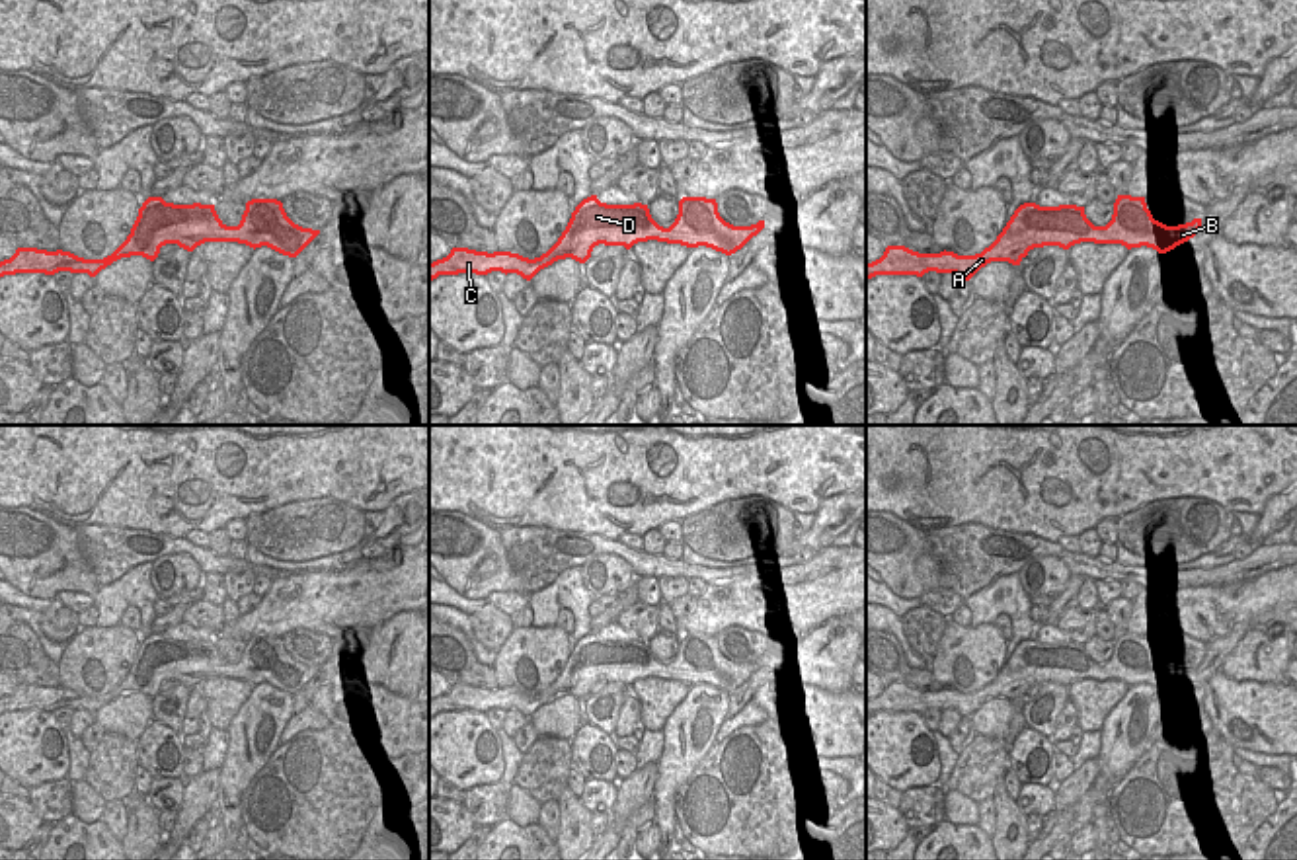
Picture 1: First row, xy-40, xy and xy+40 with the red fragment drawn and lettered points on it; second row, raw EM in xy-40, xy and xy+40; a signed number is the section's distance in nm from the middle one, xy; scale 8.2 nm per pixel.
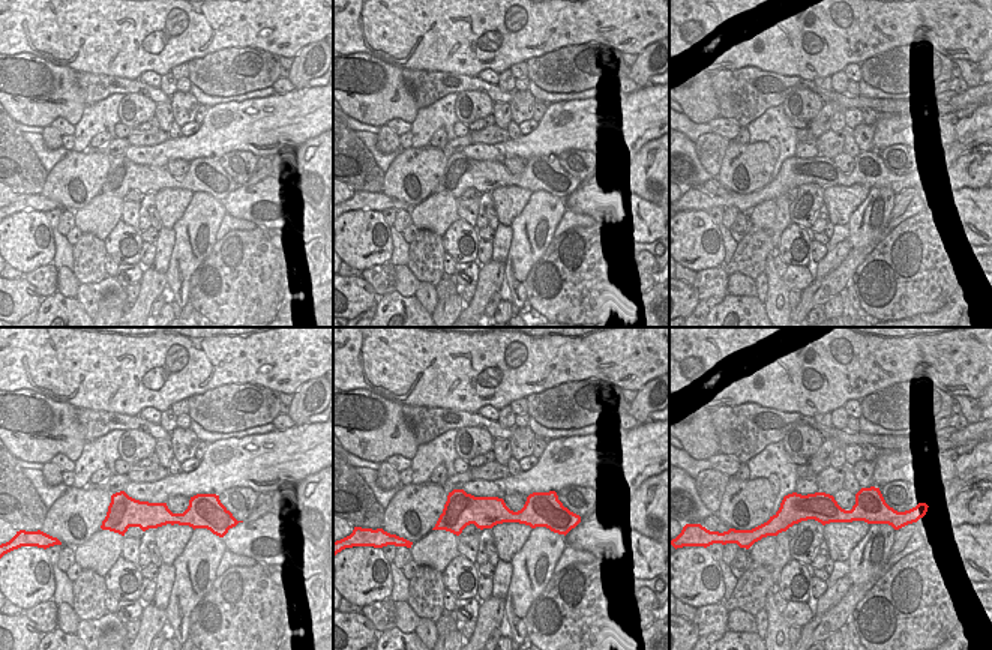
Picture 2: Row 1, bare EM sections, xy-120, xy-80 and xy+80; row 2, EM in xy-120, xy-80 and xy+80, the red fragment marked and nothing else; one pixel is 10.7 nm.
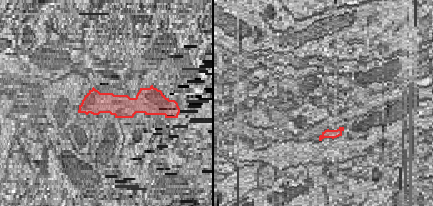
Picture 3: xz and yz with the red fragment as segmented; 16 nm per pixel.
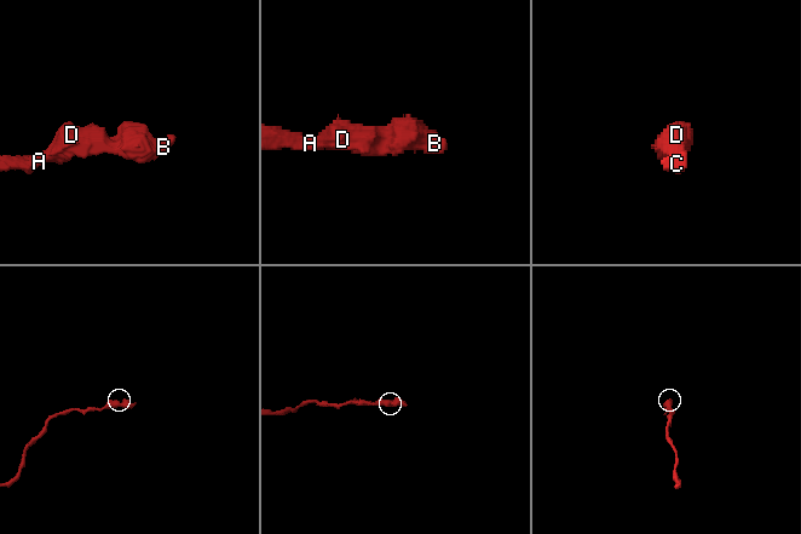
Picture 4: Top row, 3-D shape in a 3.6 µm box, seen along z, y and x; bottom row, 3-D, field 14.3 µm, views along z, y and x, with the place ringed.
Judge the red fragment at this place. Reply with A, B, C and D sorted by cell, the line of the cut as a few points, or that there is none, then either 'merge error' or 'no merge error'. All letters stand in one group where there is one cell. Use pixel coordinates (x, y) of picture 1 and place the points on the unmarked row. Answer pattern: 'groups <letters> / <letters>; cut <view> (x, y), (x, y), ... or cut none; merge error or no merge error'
groups A B C D; cut none; no merge error

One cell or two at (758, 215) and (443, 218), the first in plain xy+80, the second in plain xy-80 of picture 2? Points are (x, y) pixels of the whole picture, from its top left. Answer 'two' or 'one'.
one

